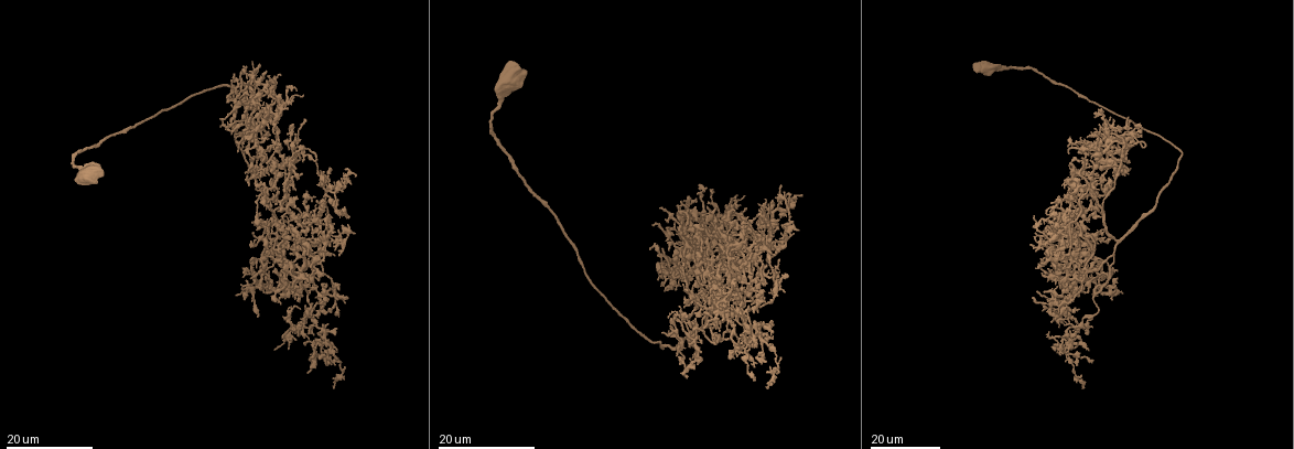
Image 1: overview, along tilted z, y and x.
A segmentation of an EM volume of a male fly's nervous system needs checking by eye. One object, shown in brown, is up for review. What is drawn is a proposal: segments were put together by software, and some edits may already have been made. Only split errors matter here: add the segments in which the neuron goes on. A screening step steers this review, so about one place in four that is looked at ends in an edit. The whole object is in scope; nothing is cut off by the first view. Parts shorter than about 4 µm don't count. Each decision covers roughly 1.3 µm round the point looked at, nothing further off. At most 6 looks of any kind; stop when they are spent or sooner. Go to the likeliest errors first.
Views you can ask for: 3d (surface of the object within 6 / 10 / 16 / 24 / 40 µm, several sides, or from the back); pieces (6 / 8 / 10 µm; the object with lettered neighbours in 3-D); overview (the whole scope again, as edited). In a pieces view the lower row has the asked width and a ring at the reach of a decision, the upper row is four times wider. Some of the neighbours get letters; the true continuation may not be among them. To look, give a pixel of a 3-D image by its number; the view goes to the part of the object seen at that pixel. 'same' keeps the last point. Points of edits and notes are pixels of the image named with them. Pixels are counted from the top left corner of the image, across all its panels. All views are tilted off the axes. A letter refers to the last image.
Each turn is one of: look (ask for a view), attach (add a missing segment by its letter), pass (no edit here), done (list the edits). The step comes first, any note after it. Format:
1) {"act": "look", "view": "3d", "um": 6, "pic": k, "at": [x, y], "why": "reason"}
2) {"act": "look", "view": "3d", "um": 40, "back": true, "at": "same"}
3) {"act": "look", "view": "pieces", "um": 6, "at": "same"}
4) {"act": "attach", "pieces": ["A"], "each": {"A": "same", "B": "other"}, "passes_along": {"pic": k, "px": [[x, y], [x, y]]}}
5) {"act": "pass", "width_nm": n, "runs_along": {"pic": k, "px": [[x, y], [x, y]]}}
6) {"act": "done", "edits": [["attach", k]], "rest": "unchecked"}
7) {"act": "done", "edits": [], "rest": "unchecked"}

{"act": "look", "view": "3d", "um": 24, "pic": 1, "at": [655, 226], "why": "branch stops here"}

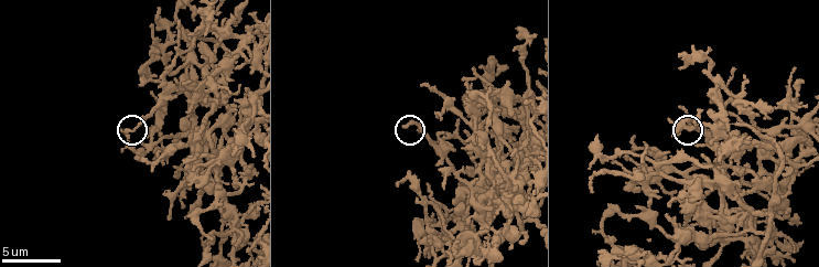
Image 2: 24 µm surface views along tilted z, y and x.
{"act": "look", "view": "pieces", "um": 6, "pic": 2, "at": [126, 132]}

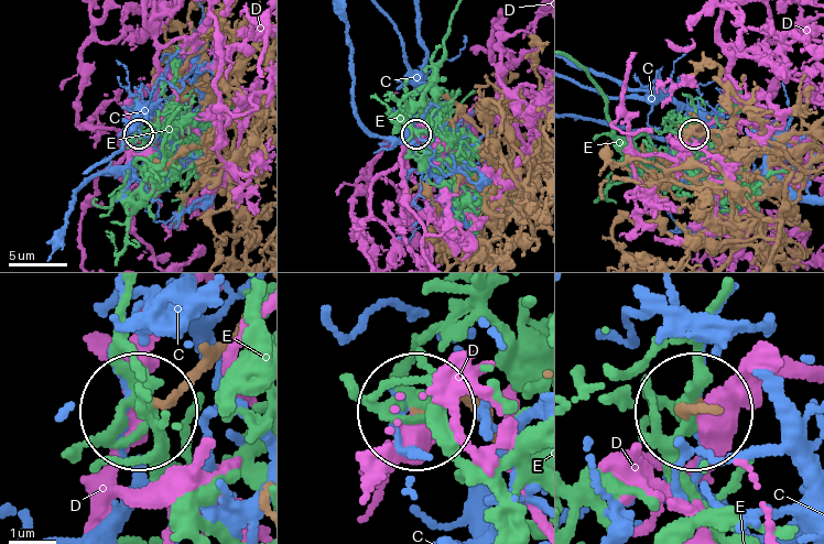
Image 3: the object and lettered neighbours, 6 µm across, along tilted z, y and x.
{"act": "pass", "each": {"C": "other", "D": "other", "E": "other"}, "found": "none of them fits"}

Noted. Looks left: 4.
{"act": "look", "view": "3d", "um": 24, "pic": 1, "at": [1071, 203], "why": "an open end"}

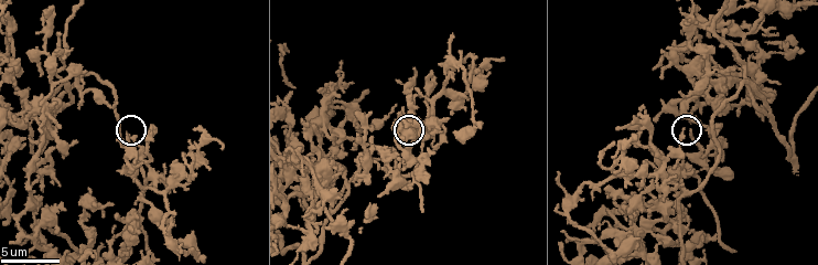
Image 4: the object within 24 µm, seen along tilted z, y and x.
{"act": "look", "view": "pieces", "um": 10, "pic": 4, "at": [681, 127], "why": "see the neighbours"}

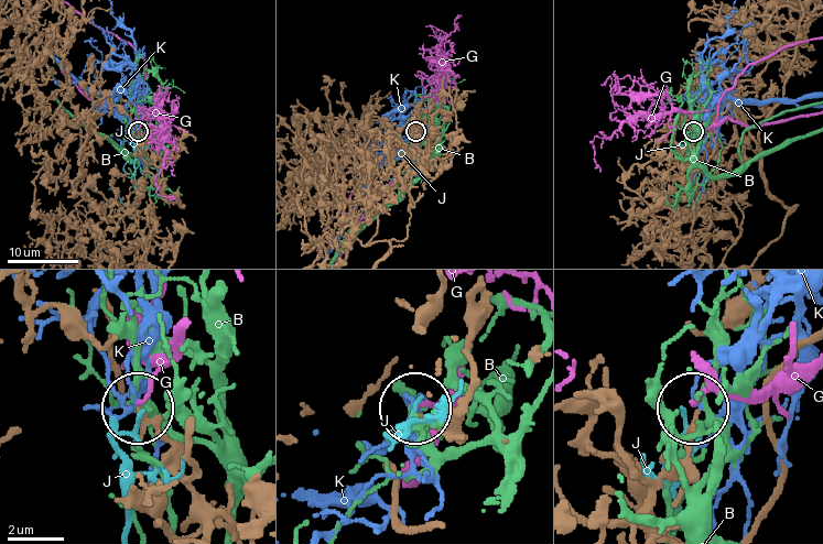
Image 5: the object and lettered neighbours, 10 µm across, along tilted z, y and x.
{"act": "pass", "each": {"B": "other", "G": "other", "J": "other", "K": "other"}, "found": "none of them fits"}

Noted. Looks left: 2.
{"act": "look", "view": "3d", "um": 24, "pic": 1, "at": [275, 205], "why": "an open end"}

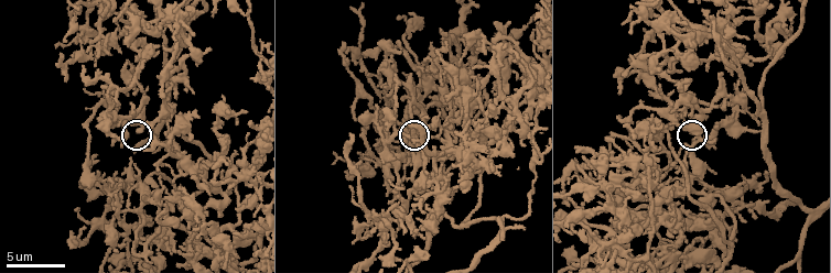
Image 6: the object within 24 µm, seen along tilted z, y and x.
{"act": "look", "view": "pieces", "um": 8, "pic": 6, "at": [139, 131]}

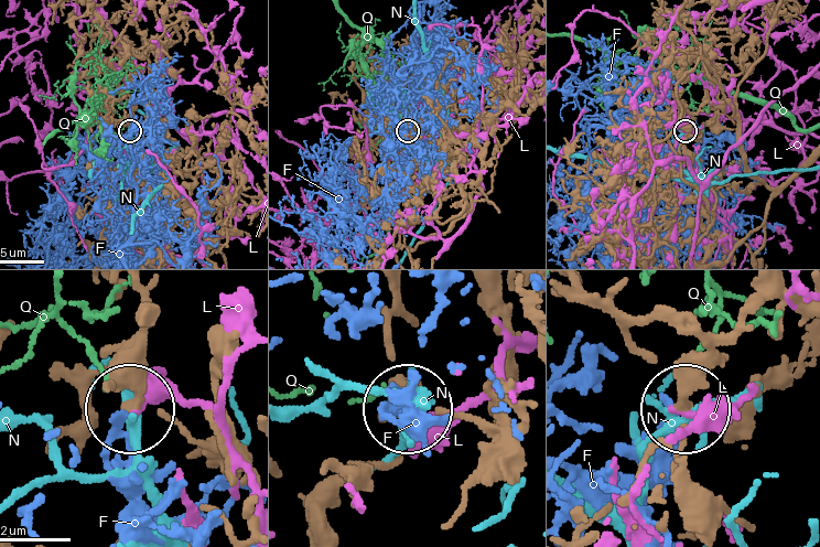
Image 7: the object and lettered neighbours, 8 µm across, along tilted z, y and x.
{"act": "pass", "each": {"F": "other", "L": "other", "N": "other", "Q": "other"}, "runs_along": {"pic": 7, "px": [[142, 324], [133, 409]]}, "found": "none of them fits"}

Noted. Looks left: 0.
{"act": "done", "edits": [], "rest": "unchecked"}

